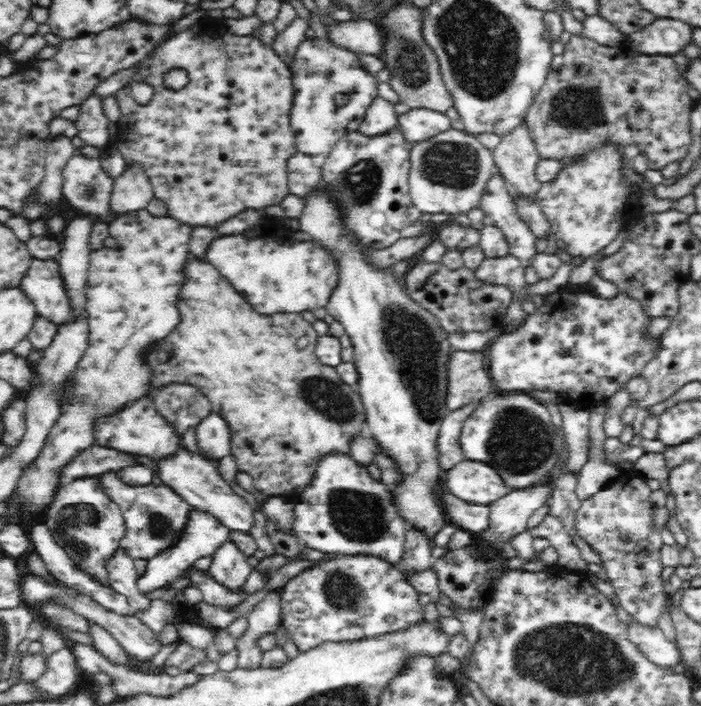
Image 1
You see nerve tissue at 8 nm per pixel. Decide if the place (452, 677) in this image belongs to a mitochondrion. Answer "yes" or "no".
no

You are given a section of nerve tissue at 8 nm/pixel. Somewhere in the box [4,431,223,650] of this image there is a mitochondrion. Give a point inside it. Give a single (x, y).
(77, 524)

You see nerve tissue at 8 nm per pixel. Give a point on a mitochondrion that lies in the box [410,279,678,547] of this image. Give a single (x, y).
(519, 442)

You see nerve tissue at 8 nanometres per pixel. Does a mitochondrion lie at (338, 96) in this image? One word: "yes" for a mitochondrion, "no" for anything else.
no

